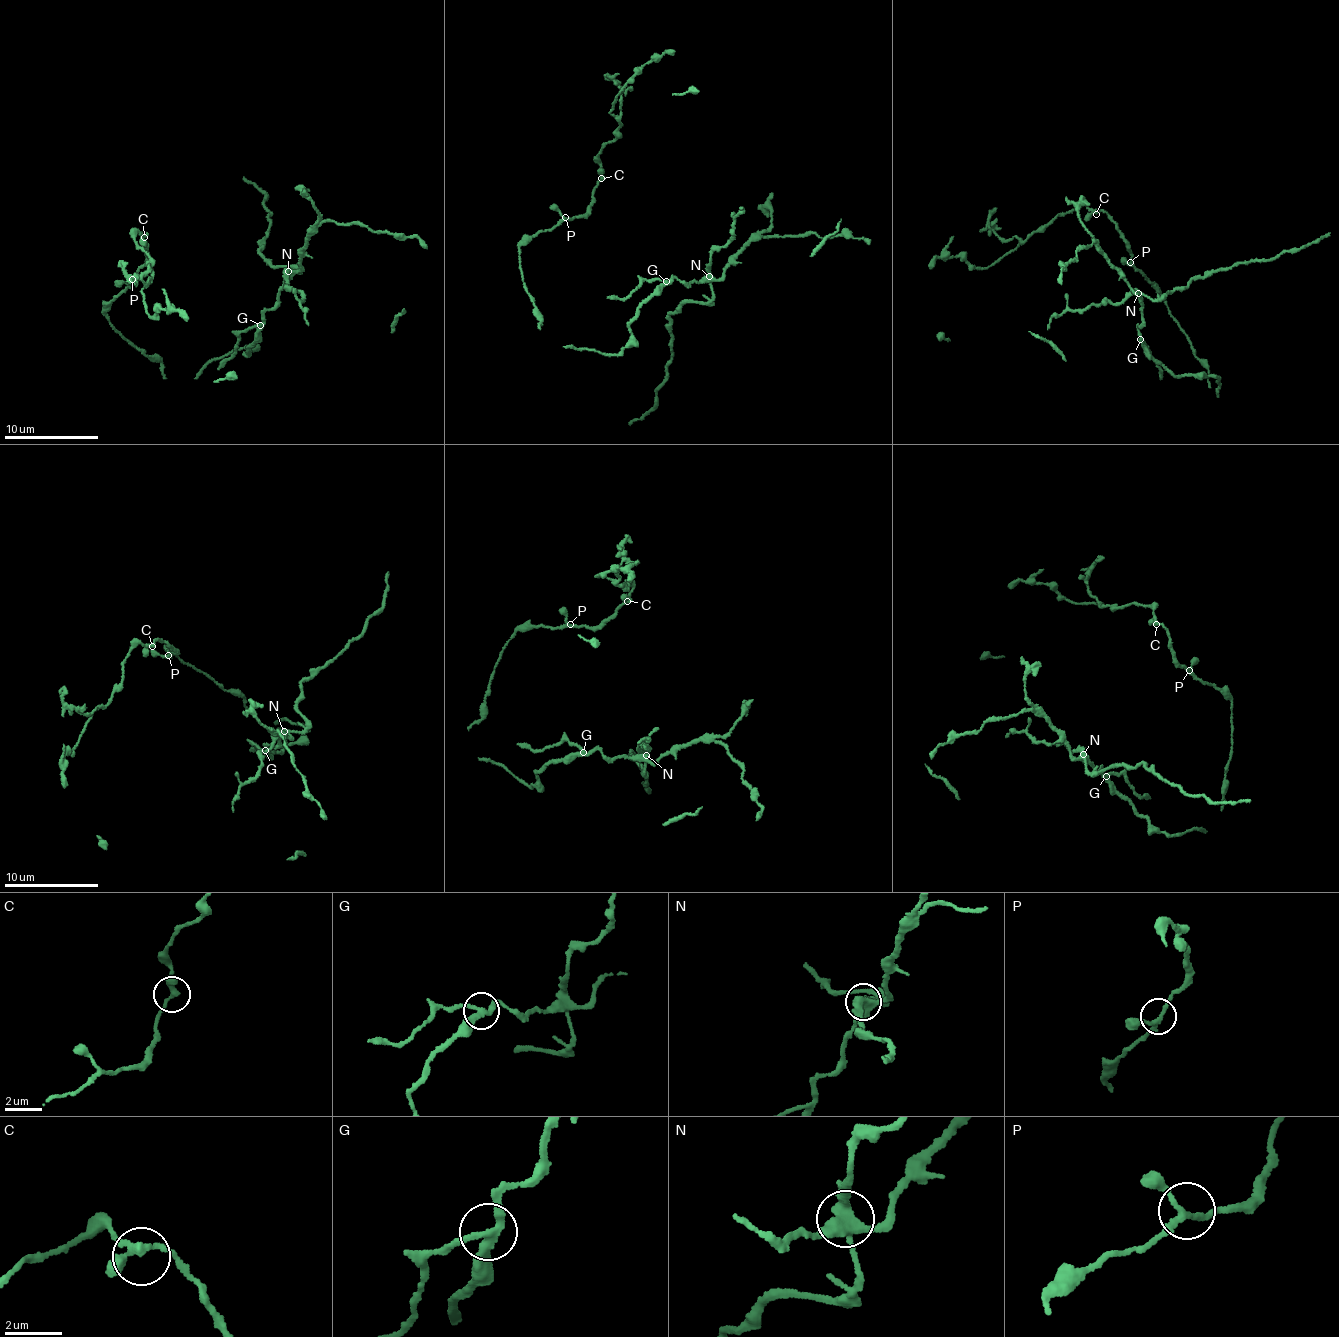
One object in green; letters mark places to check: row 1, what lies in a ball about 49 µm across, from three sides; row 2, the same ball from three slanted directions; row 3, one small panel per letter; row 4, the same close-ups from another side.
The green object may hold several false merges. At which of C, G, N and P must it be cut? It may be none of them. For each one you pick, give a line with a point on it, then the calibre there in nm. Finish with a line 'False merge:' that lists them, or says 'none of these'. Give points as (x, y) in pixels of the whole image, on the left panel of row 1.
G: (260, 325) | 220 nm
N: (288, 271) | 400 nm
False merge: G, N

